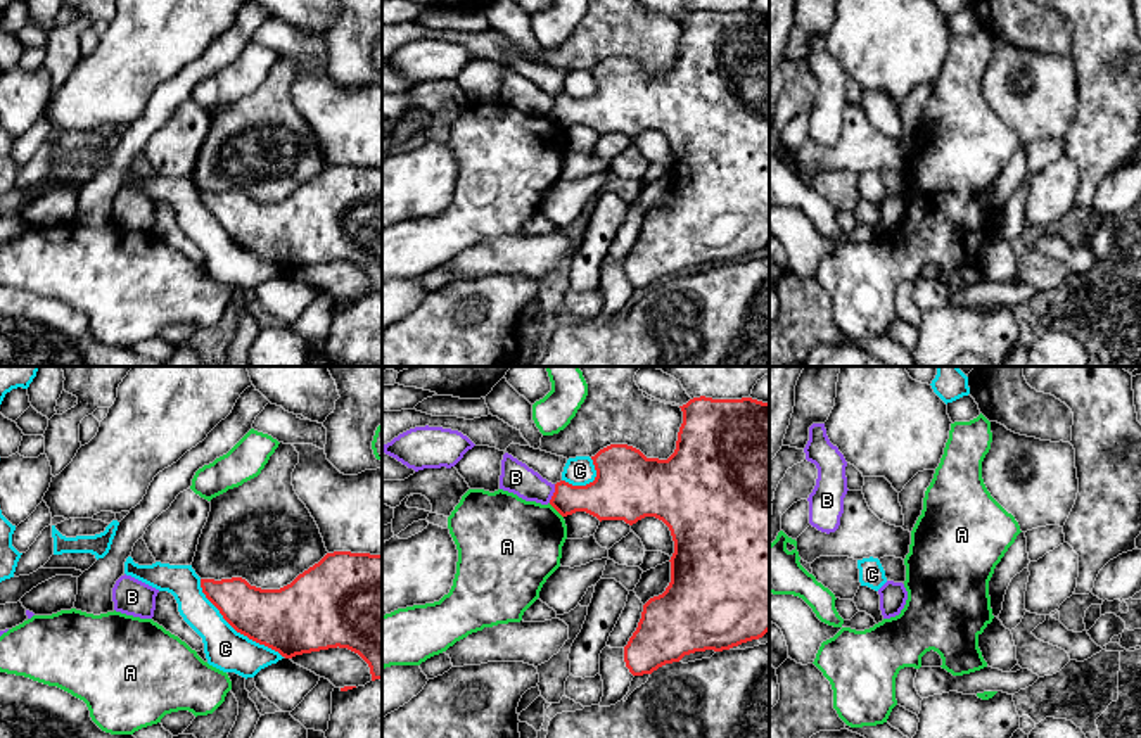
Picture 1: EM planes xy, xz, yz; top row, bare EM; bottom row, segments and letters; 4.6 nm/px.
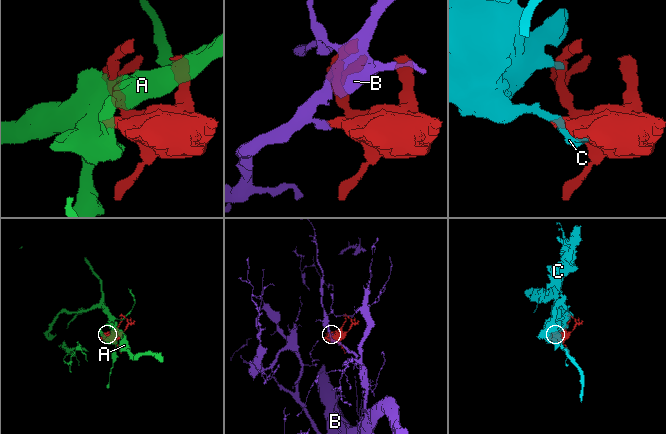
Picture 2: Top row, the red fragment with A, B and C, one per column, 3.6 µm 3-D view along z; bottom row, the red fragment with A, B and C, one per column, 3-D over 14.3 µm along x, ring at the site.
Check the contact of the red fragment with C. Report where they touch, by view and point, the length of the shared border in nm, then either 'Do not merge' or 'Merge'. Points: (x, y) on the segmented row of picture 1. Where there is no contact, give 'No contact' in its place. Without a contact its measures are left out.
Touches red at xy (234, 628). Shared border 550 nm. Do not merge

